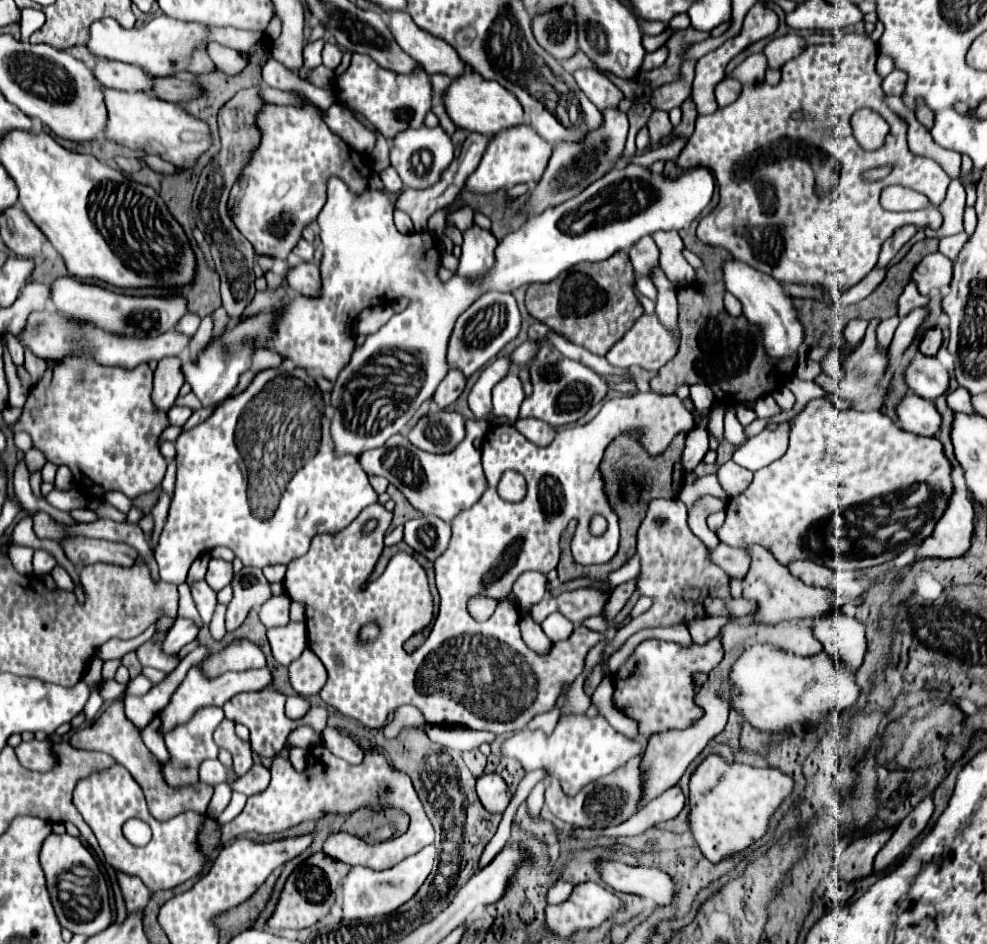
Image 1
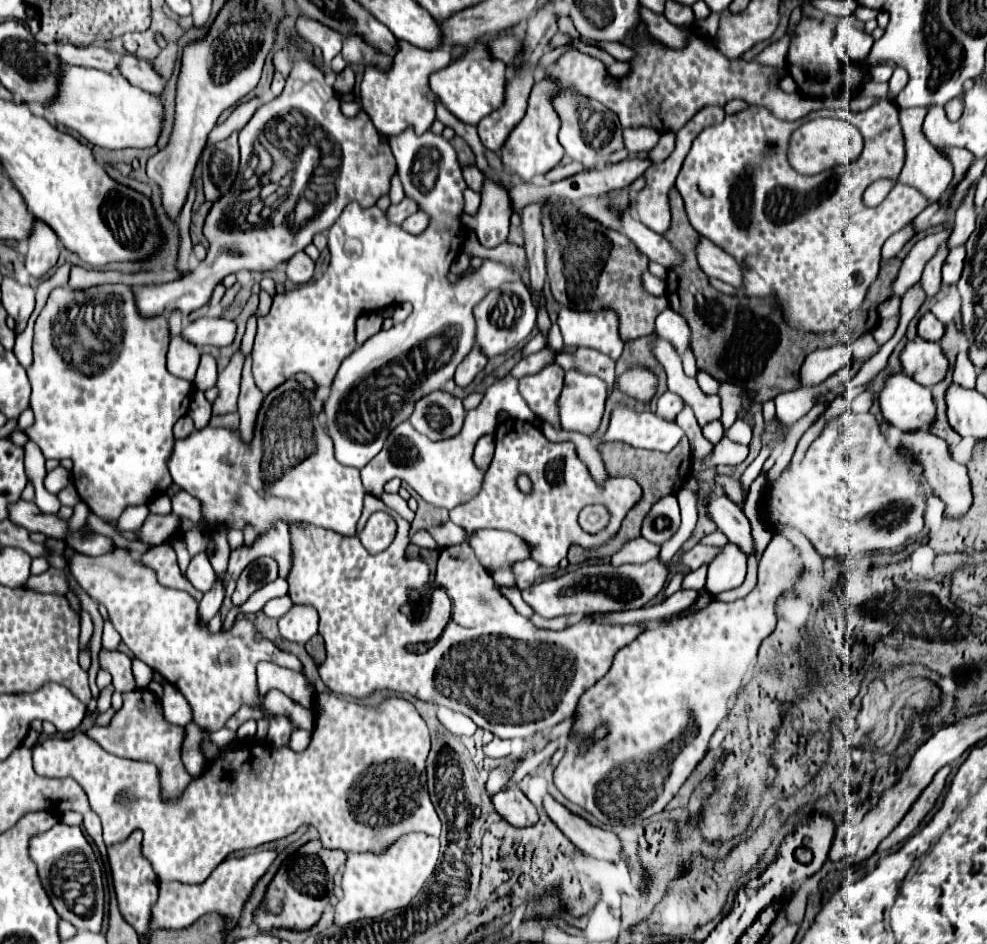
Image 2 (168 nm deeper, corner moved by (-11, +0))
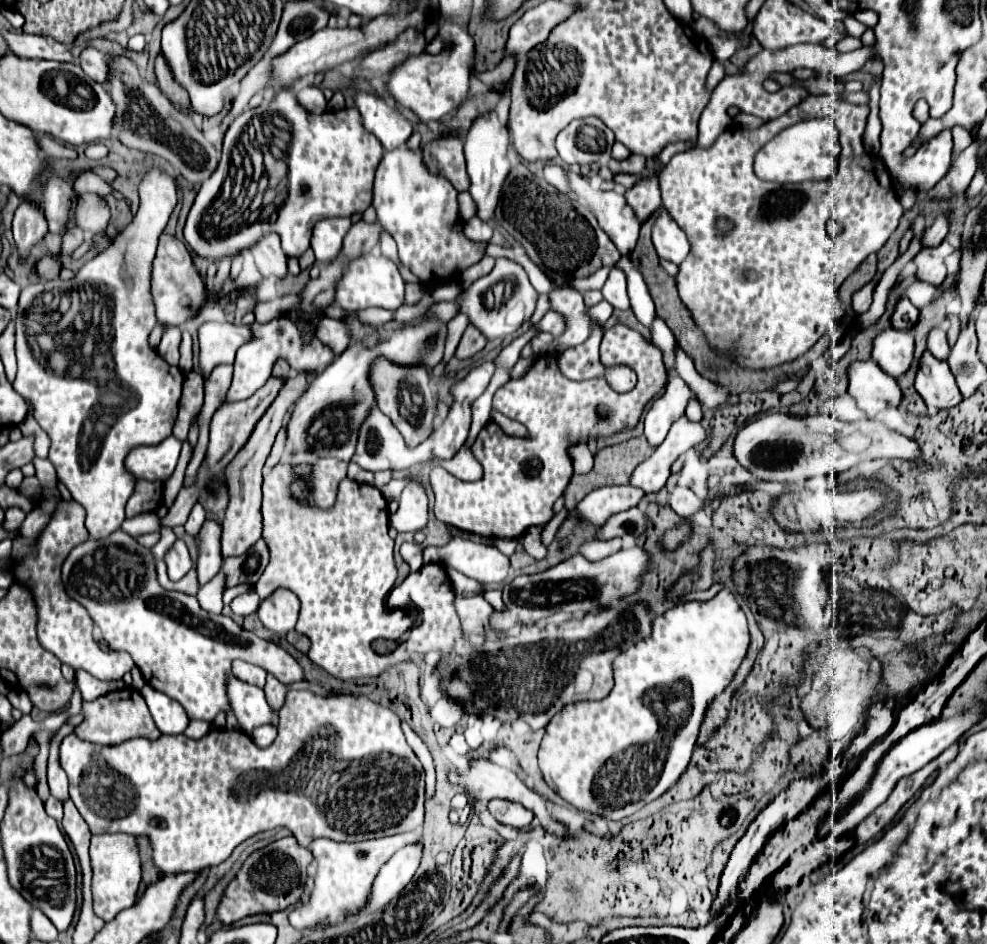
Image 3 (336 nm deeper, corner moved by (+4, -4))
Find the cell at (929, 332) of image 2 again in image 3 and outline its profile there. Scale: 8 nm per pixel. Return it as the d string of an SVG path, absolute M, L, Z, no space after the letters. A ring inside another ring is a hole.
M901 297L895 305L895 311L891 313L891 325L895 329L911 329L917 323L917 315L917 307L907 297Z

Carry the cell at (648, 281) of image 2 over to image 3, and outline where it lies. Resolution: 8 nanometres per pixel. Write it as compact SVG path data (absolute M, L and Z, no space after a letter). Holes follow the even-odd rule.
M611 267L601 293L615 309L629 309L631 307L629 295L627 295L627 277L625 277L625 271L619 267Z

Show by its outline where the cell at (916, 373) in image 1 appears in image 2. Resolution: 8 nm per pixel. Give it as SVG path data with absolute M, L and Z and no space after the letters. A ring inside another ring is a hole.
M916 337L902 351L904 373L924 387L940 383L948 373L948 359L938 343Z

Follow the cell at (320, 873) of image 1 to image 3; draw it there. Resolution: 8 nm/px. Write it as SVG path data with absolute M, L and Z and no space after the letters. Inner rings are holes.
M293 835L283 837L279 841L273 841L265 845L263 849L253 851L237 871L237 875L229 881L227 889L221 895L221 901L217 905L217 917L223 925L231 925L233 921L239 921L247 915L255 913L271 913L285 909L287 905L293 905L301 899L305 881L307 881L307 865L313 861L313 855L309 849L301 847Z

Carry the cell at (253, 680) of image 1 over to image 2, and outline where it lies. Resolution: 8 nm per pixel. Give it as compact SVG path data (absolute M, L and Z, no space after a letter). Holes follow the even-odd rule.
M260 663L258 665L258 691L264 697L268 691L278 689L288 695L292 701L300 703L302 707L312 707L316 699L316 689L312 681L304 673L288 671L276 663Z

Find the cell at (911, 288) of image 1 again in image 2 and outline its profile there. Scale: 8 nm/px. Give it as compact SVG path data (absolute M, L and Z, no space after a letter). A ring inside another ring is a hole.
M942 245L938 249L938 253L928 261L928 265L926 265L924 273L922 273L920 285L922 285L928 299L934 297L940 291L940 269L942 269L942 263L944 263L946 255L948 255L948 249L946 249L946 245Z

